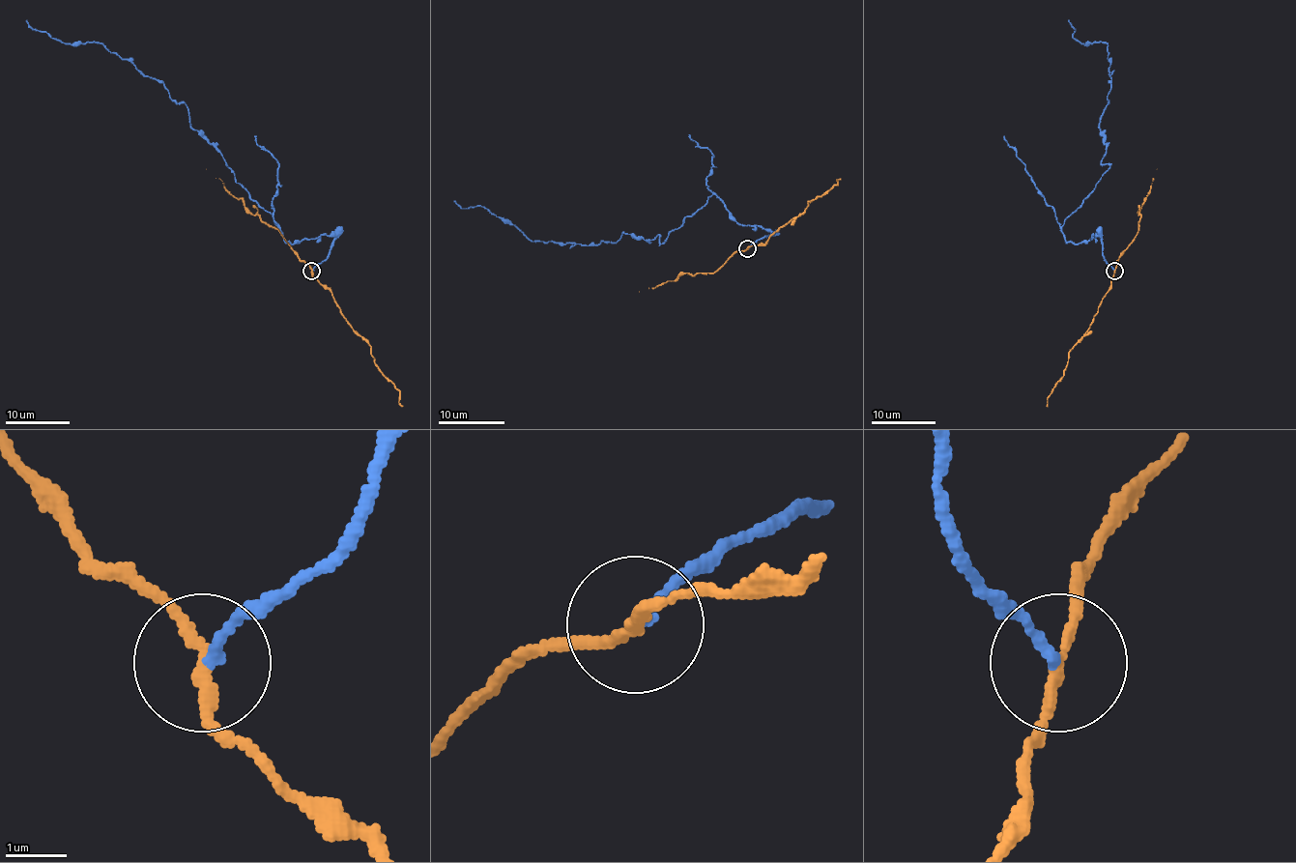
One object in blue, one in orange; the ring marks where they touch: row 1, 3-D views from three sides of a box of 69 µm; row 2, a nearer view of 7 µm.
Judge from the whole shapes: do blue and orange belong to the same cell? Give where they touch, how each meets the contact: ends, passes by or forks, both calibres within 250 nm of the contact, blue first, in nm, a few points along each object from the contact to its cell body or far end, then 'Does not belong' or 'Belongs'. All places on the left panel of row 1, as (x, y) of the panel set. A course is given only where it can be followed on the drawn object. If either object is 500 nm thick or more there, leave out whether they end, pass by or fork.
Place: (311, 271). At the ring blue ends. At the ring orange passes by. Thickness 160 nm (blue) against 180 nm. Course of blue: (313, 270), (333, 235), (287, 243), (190, 125), (184, 102), (101, 44), (58, 42), (26, 20). Course of orange: (311, 270), (371, 351), (376, 366), (400, 392), (398, 402), (403, 405). Does not belong

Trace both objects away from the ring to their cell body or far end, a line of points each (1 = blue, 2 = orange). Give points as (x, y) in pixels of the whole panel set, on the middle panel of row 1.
1: (748, 249), (769, 233), (740, 224), (715, 194), (662, 243), (622, 233), (616, 243), (532, 241), (454, 201)
2: (746, 249), (750, 245), (762, 245), (775, 231), (792, 222), (808, 203), (822, 196), (841, 178)

